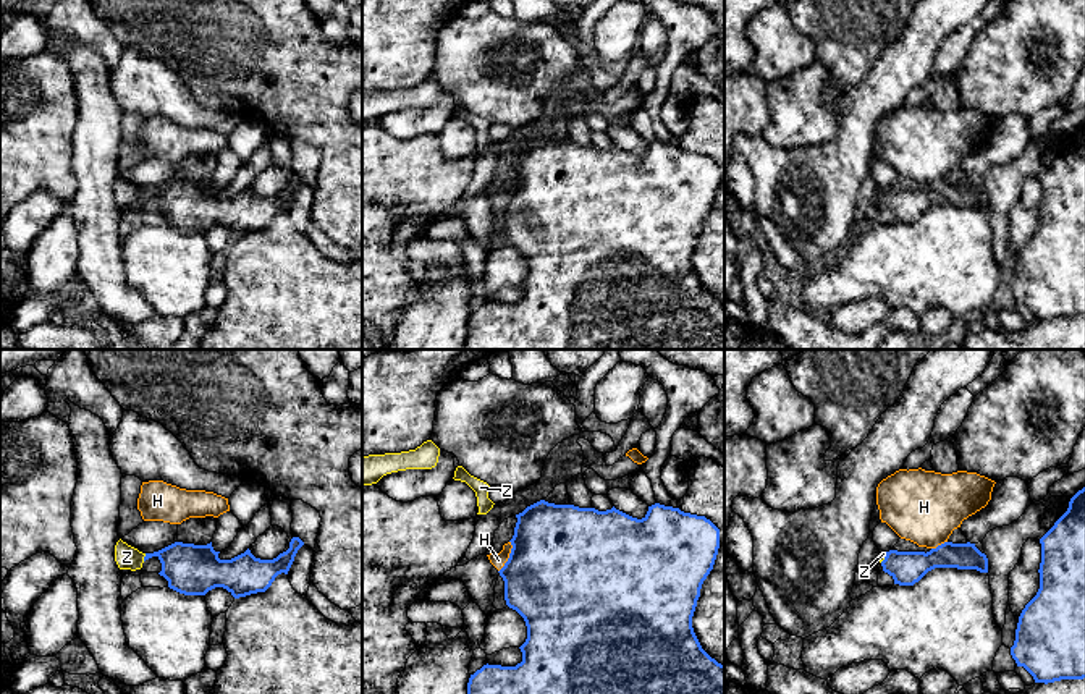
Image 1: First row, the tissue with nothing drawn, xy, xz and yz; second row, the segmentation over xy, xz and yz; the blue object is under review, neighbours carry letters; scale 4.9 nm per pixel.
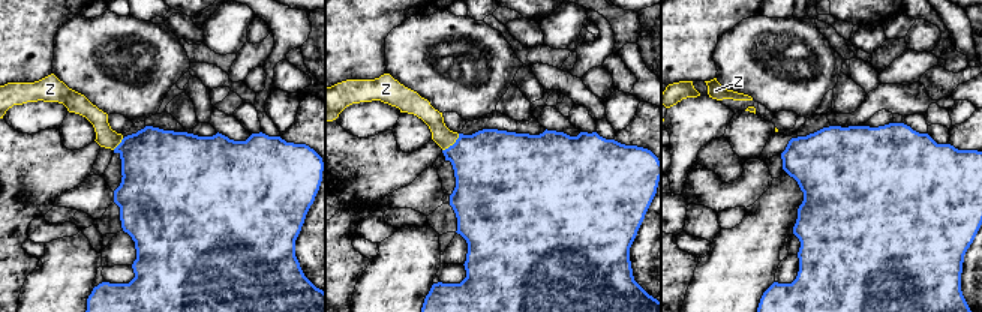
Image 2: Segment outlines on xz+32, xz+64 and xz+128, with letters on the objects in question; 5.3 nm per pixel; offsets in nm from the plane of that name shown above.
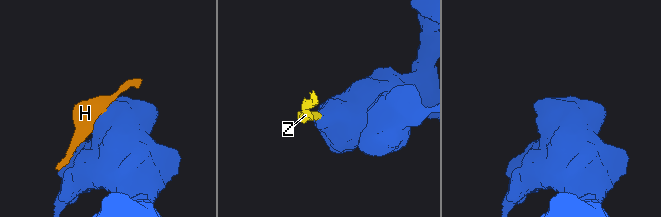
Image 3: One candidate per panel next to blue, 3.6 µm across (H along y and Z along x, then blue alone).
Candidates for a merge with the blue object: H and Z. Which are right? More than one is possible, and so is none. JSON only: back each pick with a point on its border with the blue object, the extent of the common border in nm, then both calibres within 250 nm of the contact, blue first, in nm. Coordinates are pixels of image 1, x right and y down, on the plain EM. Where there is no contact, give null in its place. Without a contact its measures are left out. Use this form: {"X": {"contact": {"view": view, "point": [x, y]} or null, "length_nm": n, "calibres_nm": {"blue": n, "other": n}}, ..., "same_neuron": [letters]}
{"Z": {"contact": {"view": "xy", "point": [144, 194]}, "length_nm": 40, "calibres_nm": {"blue": 260, "other": 120}}, "same_neuron": ["Z"]}

